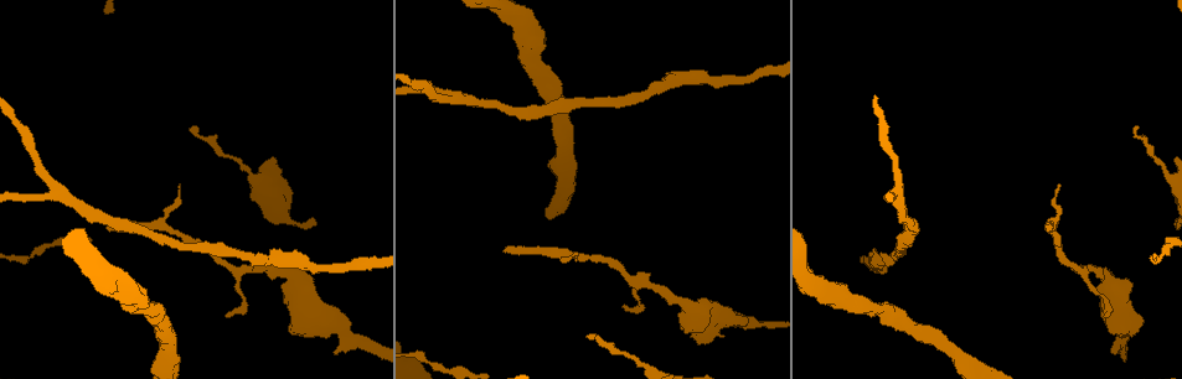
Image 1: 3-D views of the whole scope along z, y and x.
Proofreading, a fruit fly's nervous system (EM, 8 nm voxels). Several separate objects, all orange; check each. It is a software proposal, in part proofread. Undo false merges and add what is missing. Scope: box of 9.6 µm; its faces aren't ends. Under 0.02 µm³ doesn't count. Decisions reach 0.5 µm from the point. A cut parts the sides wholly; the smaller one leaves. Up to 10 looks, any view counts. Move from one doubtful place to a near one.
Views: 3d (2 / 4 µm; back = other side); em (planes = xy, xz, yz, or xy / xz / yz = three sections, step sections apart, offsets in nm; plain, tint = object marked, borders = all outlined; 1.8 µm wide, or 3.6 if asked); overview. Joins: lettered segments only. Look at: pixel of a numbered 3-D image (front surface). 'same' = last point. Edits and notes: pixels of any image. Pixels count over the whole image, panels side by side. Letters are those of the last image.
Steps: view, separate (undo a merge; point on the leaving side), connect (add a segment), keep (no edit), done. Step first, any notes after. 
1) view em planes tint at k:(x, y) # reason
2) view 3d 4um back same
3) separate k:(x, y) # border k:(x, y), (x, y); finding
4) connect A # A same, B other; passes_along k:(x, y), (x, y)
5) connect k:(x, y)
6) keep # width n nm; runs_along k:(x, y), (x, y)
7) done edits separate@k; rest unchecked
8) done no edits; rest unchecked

view 3d 4um at 1:(585, 337) # thin end

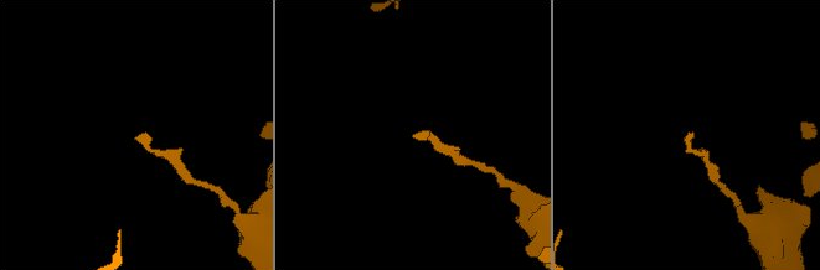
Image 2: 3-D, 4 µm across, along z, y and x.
view em planes tint at 2:(138, 135)

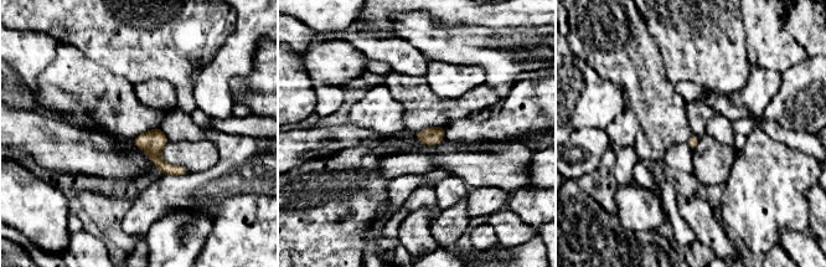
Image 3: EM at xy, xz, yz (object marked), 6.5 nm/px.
view em planes borders same

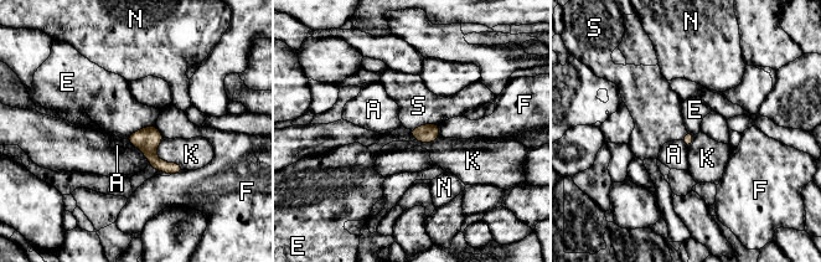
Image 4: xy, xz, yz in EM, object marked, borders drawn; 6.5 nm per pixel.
keep # width 70 nm; longest_contact K 240 nm; A other, E other, F other, K other, N other, S other; none of them fits

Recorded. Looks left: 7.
view 3d 4um at 1:(1049, 227) # free end

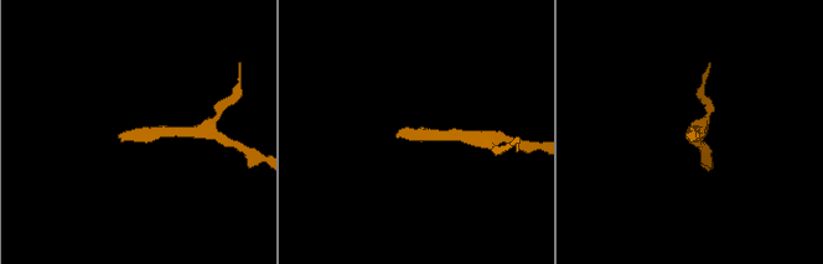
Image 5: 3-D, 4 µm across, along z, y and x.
view em yz step 4 tint at 5:(398, 135) # now the EM

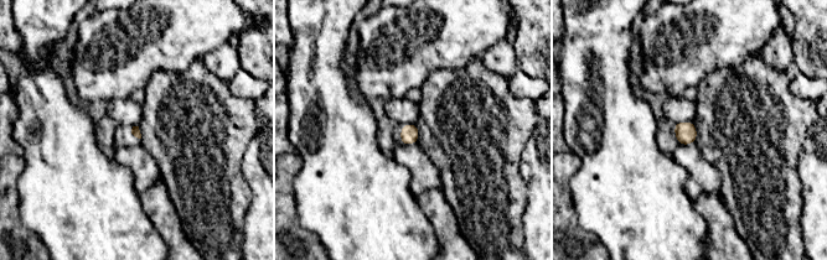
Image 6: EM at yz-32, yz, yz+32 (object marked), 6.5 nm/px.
view em yz step 4 borders same # what lies round it

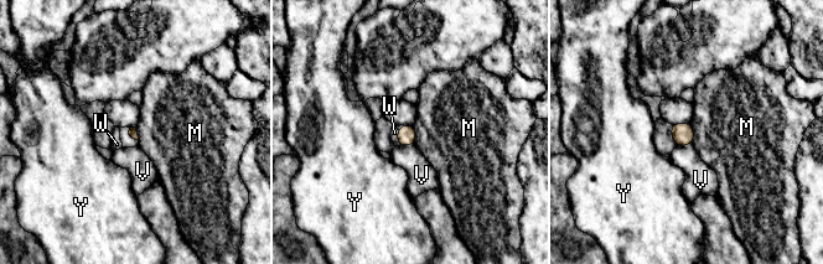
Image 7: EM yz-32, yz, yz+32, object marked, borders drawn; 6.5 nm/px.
connect W # M other, V other, W same, Y other; it goes on there

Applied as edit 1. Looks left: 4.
view em 3.6um planes tint at 1:(252, 177) # calibre changes

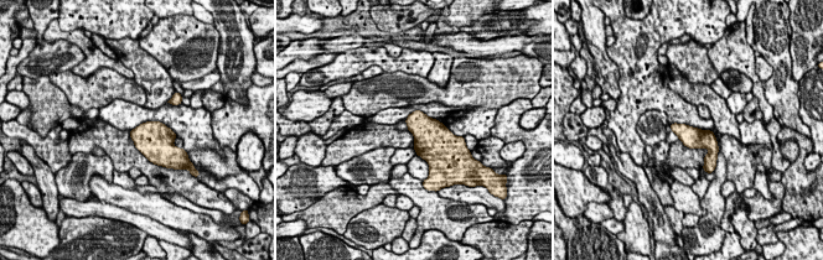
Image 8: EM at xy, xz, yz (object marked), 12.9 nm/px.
view em 3.6um planes borders same

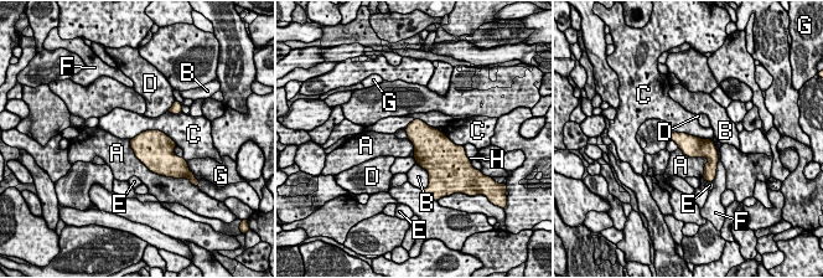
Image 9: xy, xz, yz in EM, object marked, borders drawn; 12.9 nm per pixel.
keep # A other, B other, C other, D other, E other, F other, G other, H other; border 9:(130, 138), (161, 130), (177, 145); continuous, no second cell

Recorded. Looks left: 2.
view 3d 2um at 1:(1112, 352) # free end

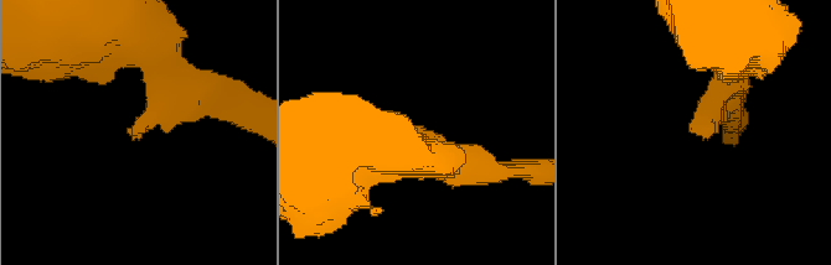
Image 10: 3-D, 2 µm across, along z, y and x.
view em xz step 16 borders at 10:(705, 136) # now the EM

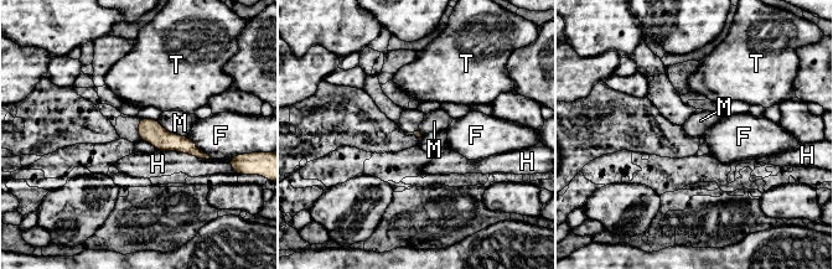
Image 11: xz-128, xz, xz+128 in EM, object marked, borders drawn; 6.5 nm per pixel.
keep # longest_contact H 360 nm; F other, H other, M other, T other; border 11:(158, 120), (169, 132), (187, 136); none of them fits

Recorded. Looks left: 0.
done edits connect@7; rest unchecked

